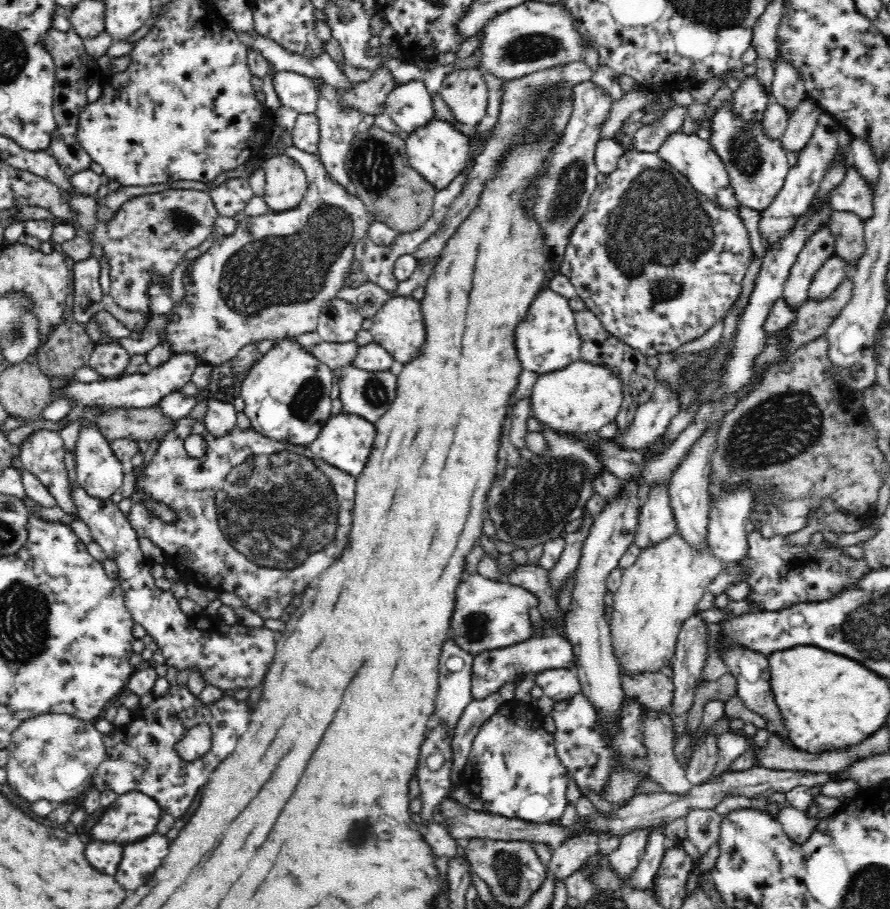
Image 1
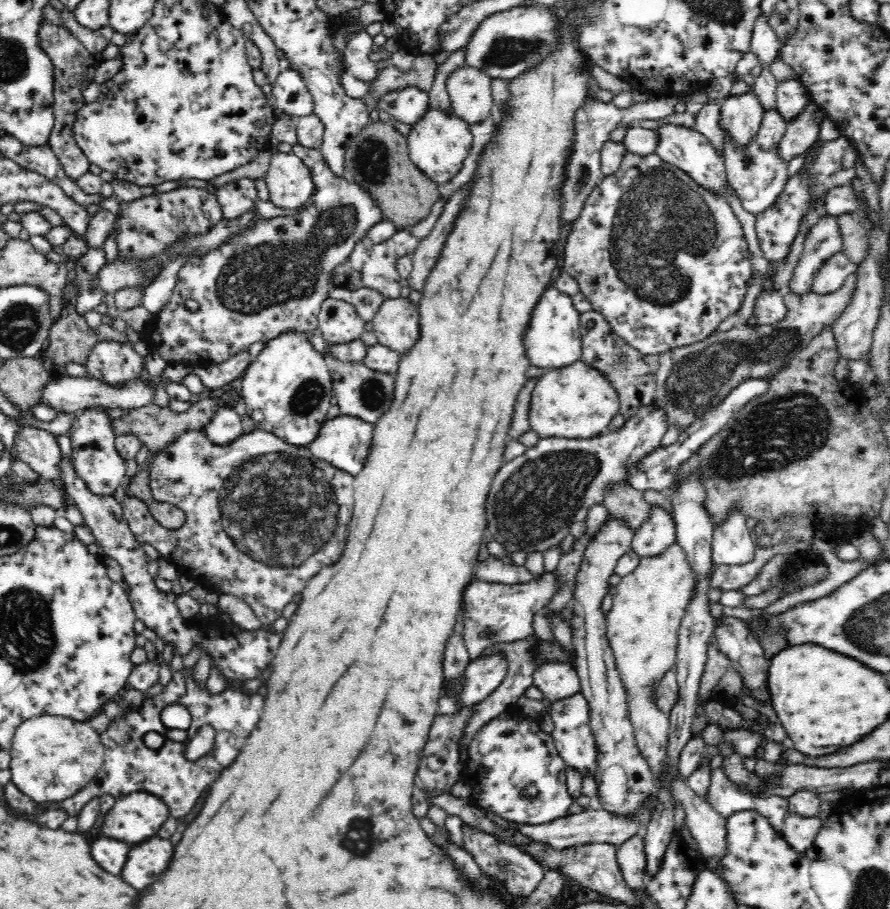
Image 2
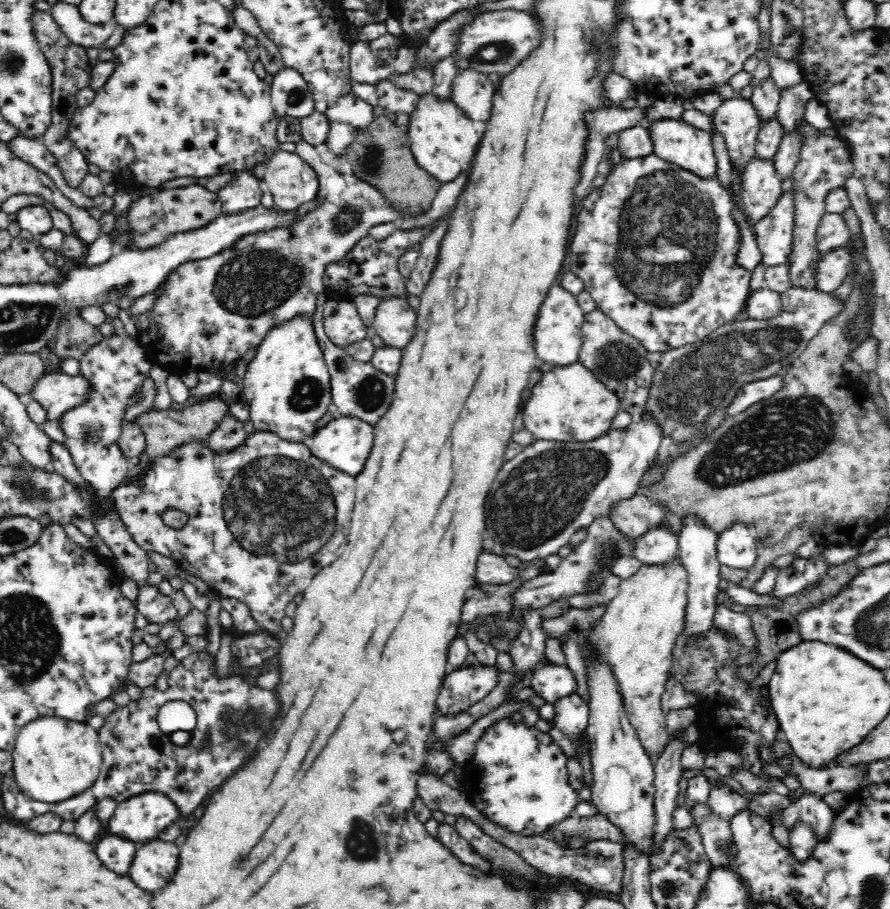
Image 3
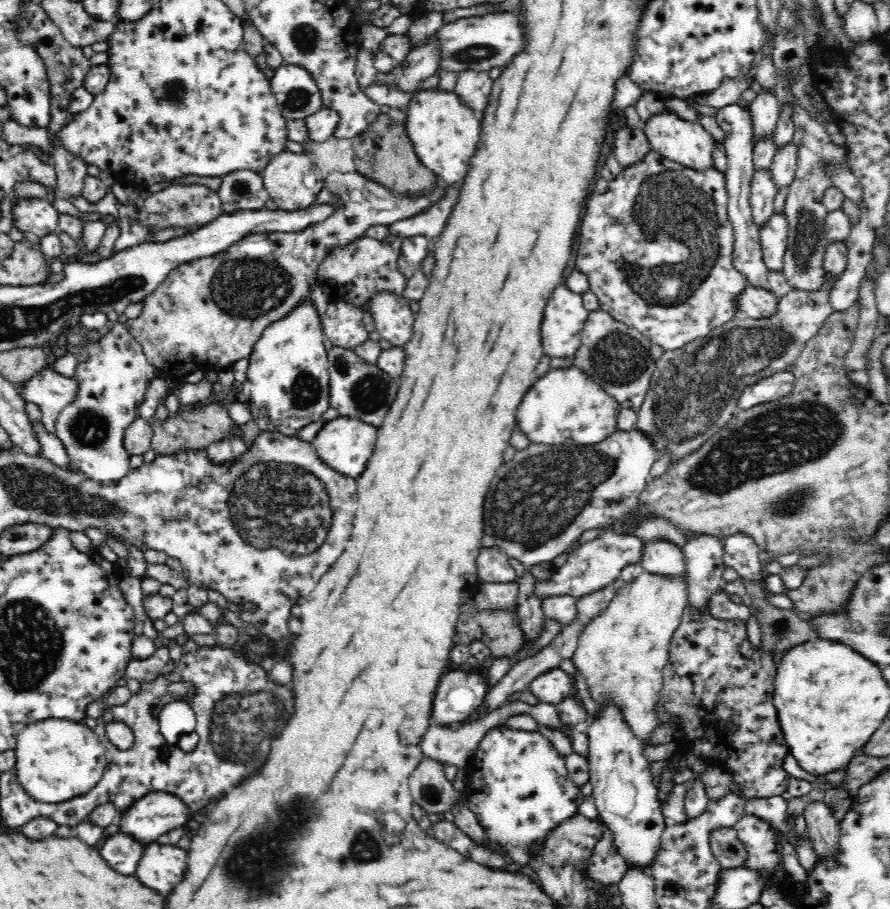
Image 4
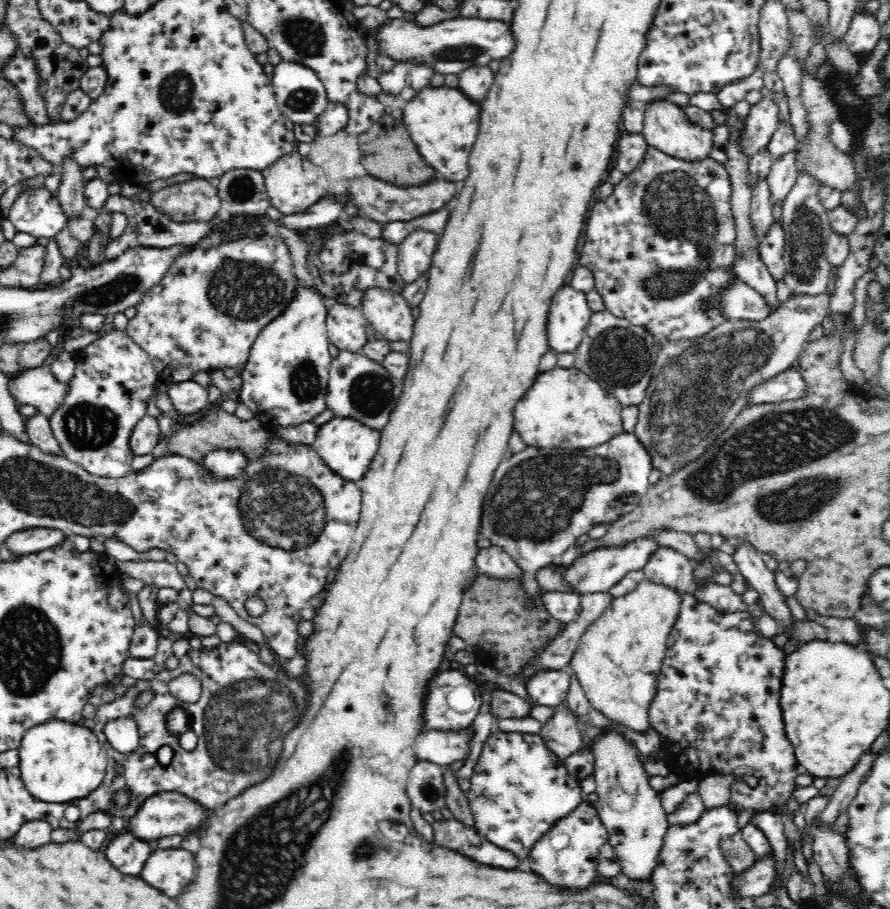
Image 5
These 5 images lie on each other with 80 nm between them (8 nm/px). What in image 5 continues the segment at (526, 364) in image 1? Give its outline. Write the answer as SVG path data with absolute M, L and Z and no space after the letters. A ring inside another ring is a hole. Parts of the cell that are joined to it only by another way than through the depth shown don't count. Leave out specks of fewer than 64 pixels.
M564 285L554 296L548 316L547 333L550 349L573 353L585 336L593 310L585 292Z

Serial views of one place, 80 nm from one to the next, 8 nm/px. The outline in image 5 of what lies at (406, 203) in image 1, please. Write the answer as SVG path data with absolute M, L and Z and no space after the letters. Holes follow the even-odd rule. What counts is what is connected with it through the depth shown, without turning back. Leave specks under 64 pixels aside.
M384 113L365 133L360 134L360 150L362 151L362 165L370 176L397 185L421 185L434 179L436 171L430 166L418 145L410 136L403 119L394 118Z

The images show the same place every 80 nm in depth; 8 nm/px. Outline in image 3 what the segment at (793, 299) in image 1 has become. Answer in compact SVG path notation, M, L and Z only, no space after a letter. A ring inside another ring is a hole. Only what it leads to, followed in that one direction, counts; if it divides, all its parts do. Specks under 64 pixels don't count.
M826 213L818 226L818 251L828 252L833 248L844 247L850 240L850 229L846 225L844 215Z

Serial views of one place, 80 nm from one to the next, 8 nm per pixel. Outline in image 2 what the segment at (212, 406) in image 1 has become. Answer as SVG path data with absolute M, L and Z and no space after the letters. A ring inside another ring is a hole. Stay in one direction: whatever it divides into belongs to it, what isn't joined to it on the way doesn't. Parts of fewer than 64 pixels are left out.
M221 406L219 414L204 428L206 438L216 447L232 445L245 434L241 420L241 416L238 416L233 408Z

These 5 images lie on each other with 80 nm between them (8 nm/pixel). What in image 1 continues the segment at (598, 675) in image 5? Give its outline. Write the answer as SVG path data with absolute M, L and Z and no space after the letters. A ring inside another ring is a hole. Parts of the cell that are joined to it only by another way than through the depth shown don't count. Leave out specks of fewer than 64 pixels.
M677 532L668 540L662 540L662 544L640 552L638 560L623 571L621 584L613 592L613 610L608 619L614 655L623 676L638 678L640 675L660 672L673 664L677 634L682 621L694 612L694 606L706 592L707 584L723 569L723 565L711 555L709 549L704 552L692 550ZM639 702L636 703L640 709L639 720L637 722L640 725L639 733L641 734L641 743L645 750L644 760L648 767L648 778L654 780L654 782L658 782L662 786L664 793L688 796L692 790L692 785L686 778L685 771L682 770L680 763L678 763L672 751L672 748L674 748L674 732L671 729L669 721L667 721L666 713L639 704ZM690 807L685 814L687 839L701 855L720 842L720 828L724 817L714 808Z

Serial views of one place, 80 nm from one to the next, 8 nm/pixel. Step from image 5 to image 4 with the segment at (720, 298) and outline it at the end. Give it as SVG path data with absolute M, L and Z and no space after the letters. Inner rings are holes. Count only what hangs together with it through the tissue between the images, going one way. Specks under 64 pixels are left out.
M746 285L734 298L735 312L752 319L768 318L774 314L778 298L772 291Z

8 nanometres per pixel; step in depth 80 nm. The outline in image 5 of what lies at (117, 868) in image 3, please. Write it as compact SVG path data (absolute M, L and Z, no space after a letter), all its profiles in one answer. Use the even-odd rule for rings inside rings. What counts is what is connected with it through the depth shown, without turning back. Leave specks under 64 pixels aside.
M132 834L116 837L110 842L106 856L108 860L124 874L128 876L140 876L140 872L144 870L146 860L150 858L152 848L148 842L142 842L138 838L134 838Z

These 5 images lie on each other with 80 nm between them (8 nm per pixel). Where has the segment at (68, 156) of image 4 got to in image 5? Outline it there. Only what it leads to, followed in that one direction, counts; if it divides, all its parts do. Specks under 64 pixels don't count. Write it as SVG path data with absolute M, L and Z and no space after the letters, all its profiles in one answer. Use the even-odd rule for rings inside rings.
M70 159L64 160L60 167L62 168L62 178L57 197L69 220L76 220L76 218L81 218L80 216L86 208L83 193L86 182L83 179L83 170L80 165Z

